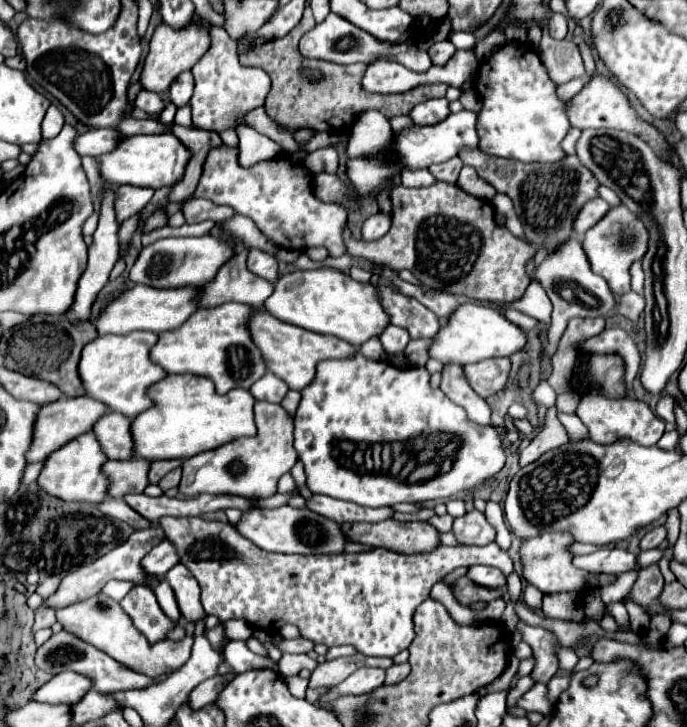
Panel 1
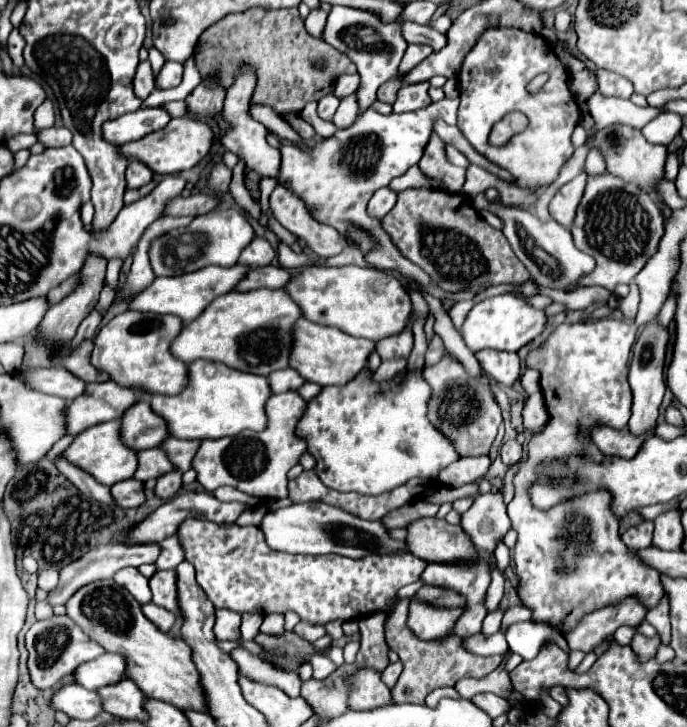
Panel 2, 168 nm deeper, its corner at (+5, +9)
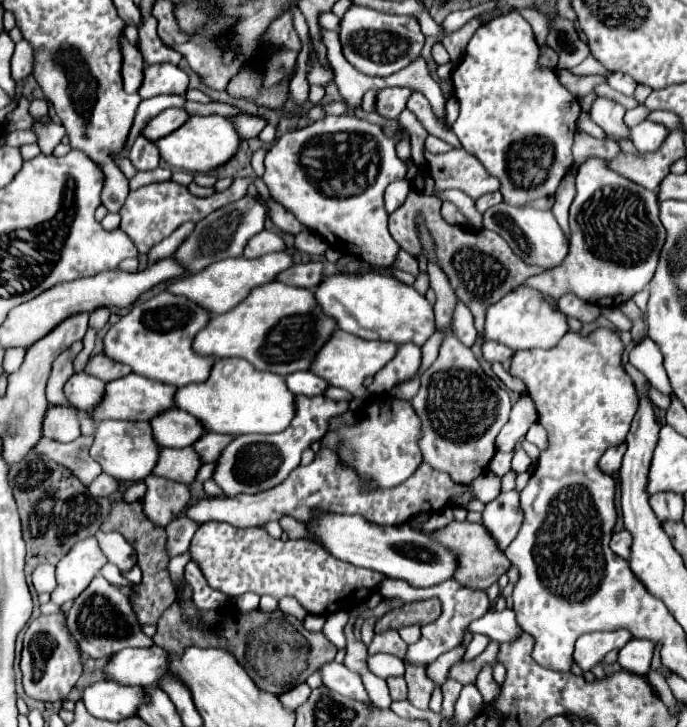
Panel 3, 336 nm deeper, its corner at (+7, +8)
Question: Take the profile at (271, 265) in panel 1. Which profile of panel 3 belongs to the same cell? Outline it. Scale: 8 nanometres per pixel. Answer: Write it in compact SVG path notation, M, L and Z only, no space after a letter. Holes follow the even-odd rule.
M260 231L244 247L244 257L246 259L256 259L256 257L262 257L262 255L274 253L274 251L284 251L282 237L272 233L272 231Z

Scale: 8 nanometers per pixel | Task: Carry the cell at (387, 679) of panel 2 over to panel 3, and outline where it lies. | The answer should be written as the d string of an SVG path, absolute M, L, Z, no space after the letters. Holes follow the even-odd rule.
M388 677L386 683L388 683L392 699L406 699L406 681L404 681L404 677Z

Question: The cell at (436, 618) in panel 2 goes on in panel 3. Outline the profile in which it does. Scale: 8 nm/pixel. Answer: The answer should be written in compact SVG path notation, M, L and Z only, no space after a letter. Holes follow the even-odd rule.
M408 625L408 627L402 627L400 631L400 637L410 645L410 643L416 643L420 639L420 625Z

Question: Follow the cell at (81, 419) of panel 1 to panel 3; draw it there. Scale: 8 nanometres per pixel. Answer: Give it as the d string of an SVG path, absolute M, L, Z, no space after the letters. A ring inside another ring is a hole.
M130 373L122 379L110 381L104 389L102 401L88 413L96 423L104 419L124 419L124 421L148 421L160 411L166 411L172 407L172 385L160 385L160 381L148 381L146 377L140 377L136 373Z

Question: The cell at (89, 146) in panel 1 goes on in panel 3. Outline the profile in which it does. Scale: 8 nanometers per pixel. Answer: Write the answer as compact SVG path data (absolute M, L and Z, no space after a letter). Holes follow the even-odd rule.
M164 109L162 113L158 113L146 123L146 127L142 129L142 135L150 141L156 141L176 131L180 125L184 125L186 119L188 119L188 113L184 109Z

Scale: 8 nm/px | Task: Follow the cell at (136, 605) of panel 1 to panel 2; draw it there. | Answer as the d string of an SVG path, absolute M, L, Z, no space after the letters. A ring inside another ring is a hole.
M122 568L118 574L114 574L114 582L126 588L140 604L150 602L150 588L148 578L144 578L138 568Z

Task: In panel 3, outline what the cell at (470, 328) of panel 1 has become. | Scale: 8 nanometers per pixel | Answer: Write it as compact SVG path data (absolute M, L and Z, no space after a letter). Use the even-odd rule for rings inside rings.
M520 287L518 291L510 291L498 303L488 307L482 339L502 343L502 345L510 347L512 351L534 349L534 347L550 349L562 339L562 335L566 331L568 331L566 317L564 317L564 313L558 311L554 301L548 301L548 297L540 297L540 293L536 293L536 289Z

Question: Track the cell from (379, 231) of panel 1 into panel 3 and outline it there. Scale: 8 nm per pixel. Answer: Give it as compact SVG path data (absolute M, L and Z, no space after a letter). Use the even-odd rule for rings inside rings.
M406 179L390 183L390 185L386 187L386 191L384 191L384 207L386 207L386 211L388 211L388 213L396 211L396 209L404 203L408 191L410 191L410 185L408 185Z

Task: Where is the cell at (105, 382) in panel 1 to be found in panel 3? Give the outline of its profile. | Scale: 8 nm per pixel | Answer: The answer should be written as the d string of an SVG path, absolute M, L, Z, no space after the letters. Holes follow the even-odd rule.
M160 293L148 301L134 305L118 323L114 323L104 335L104 355L112 361L132 367L134 373L174 385L186 387L190 383L202 383L208 379L208 367L212 367L212 357L202 357L192 351L194 335L210 319L204 309L184 301L184 297L172 297L170 293Z

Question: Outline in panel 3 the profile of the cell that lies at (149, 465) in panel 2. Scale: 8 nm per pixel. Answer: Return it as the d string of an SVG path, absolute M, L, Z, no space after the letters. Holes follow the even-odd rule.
M162 447L156 467L152 469L152 475L190 485L196 477L198 467L200 467L200 459L196 457L194 449L190 449L190 447L182 447L182 449Z

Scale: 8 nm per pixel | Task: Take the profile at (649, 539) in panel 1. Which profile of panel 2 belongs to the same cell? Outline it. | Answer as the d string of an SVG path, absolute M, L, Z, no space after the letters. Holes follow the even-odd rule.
M642 522L638 526L628 528L622 534L622 542L632 550L642 550L652 544L652 532L654 532L654 522Z

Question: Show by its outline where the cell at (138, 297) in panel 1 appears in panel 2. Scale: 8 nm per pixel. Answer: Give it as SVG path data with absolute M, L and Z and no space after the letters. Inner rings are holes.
M238 264L228 266L228 268L206 266L206 268L200 268L196 272L174 276L174 278L156 278L146 290L142 290L134 298L134 302L130 304L130 310L156 312L156 314L174 314L174 316L182 318L184 324L188 324L188 322L196 320L196 316L200 316L214 298L232 292L238 286L238 282L246 276L248 270L250 268L242 268Z

